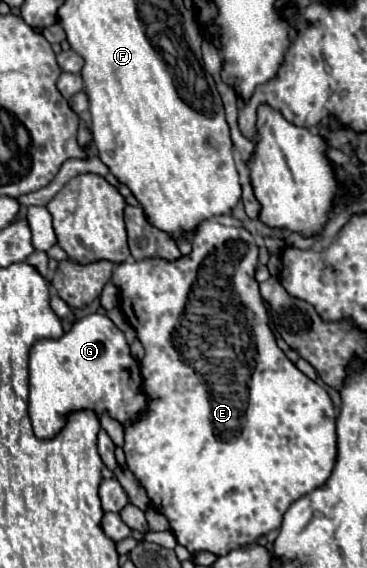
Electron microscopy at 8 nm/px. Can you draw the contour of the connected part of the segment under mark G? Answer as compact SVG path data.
M92 313L84 319L78 319L68 333L60 339L42 339L30 351L30 401L28 413L32 421L34 435L38 439L50 439L64 427L64 417L74 409L92 409L98 415L108 411L122 425L132 423L146 409L146 395L142 393L140 365L130 355L130 347L124 339L124 333L100 313Z

